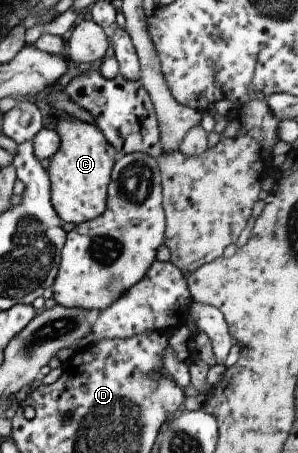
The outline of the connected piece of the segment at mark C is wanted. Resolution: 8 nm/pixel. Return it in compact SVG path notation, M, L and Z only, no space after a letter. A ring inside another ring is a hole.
M74 117L69 118L60 118L56 121L54 131L59 137L59 145L56 153L50 157L50 163L45 170L49 179L50 205L52 205L54 213L62 221L74 223L80 227L82 222L90 221L103 213L106 203L107 185L110 181L110 172L118 153L110 145L110 142L106 141L104 134L96 124L90 125L86 121L80 121L80 119L74 119Z

